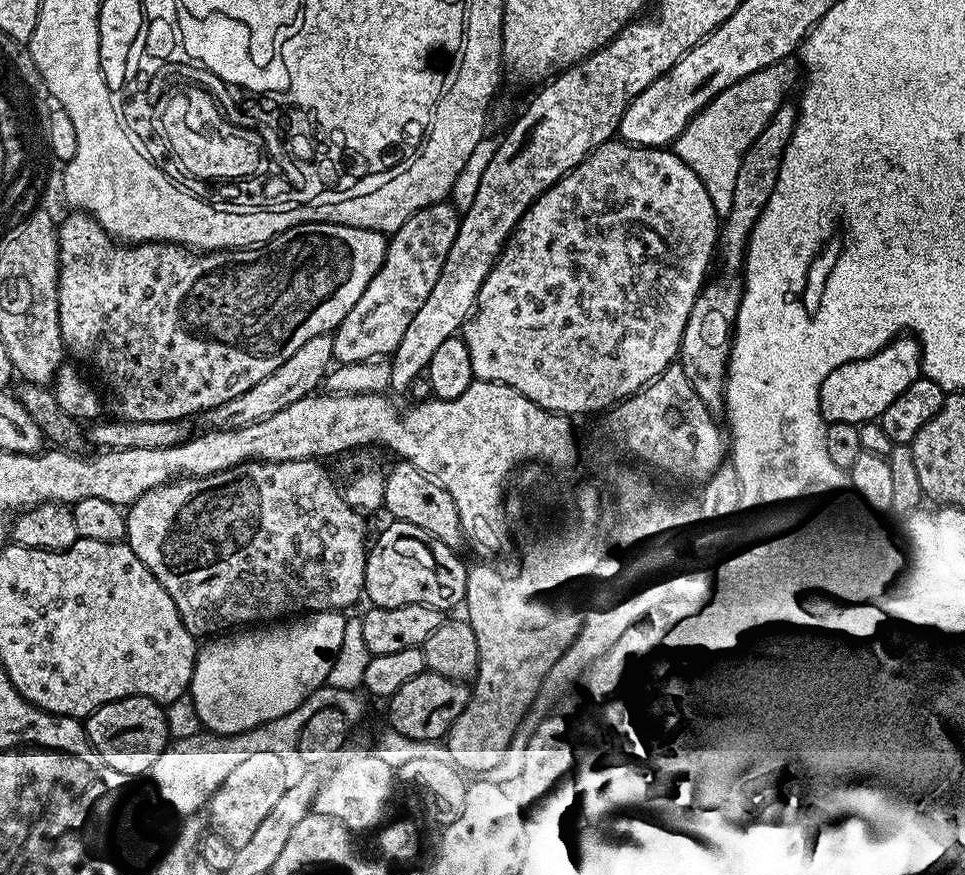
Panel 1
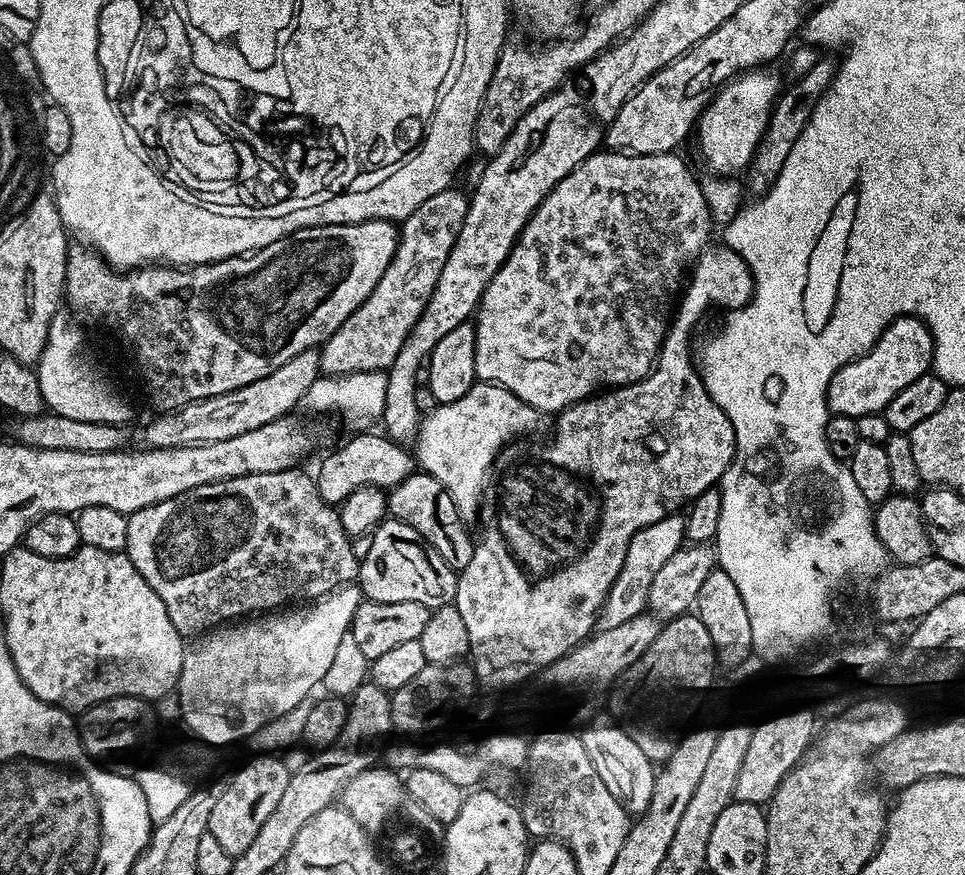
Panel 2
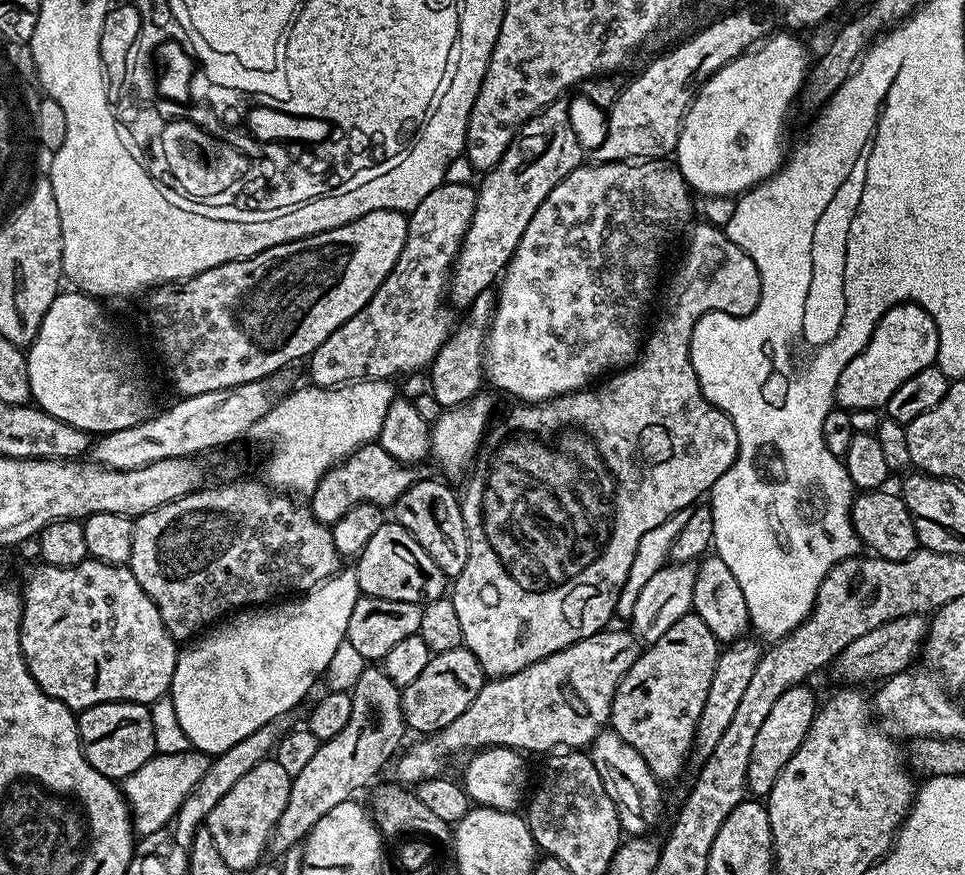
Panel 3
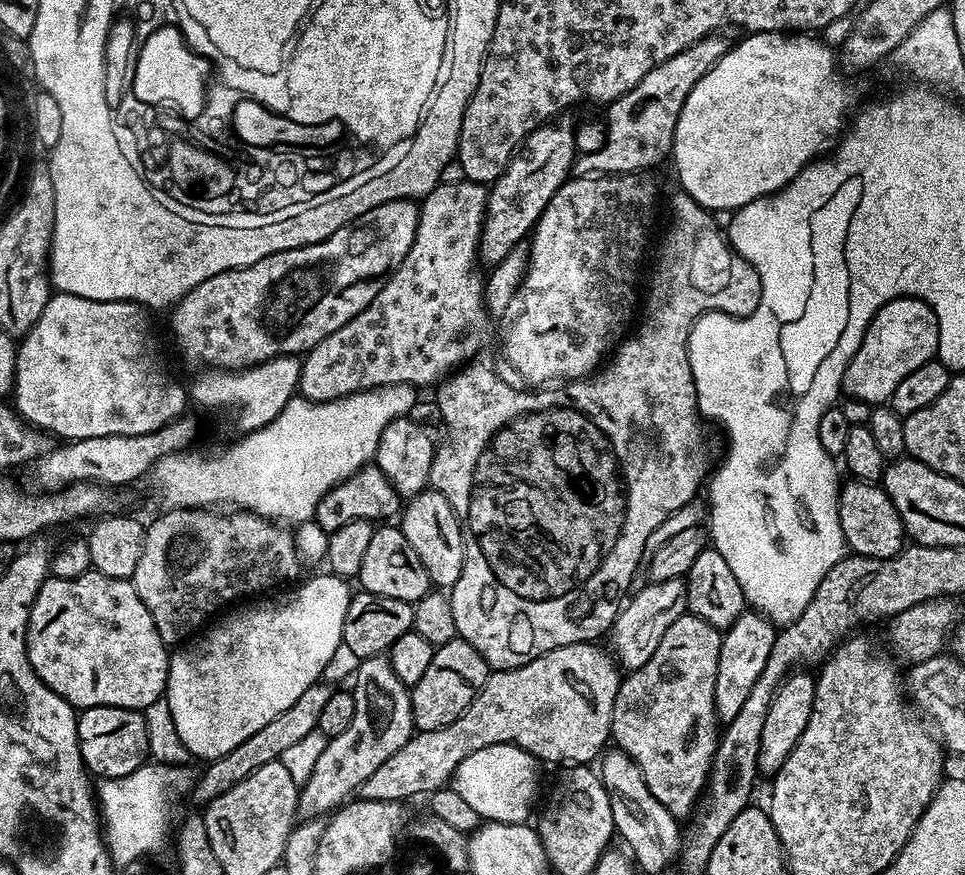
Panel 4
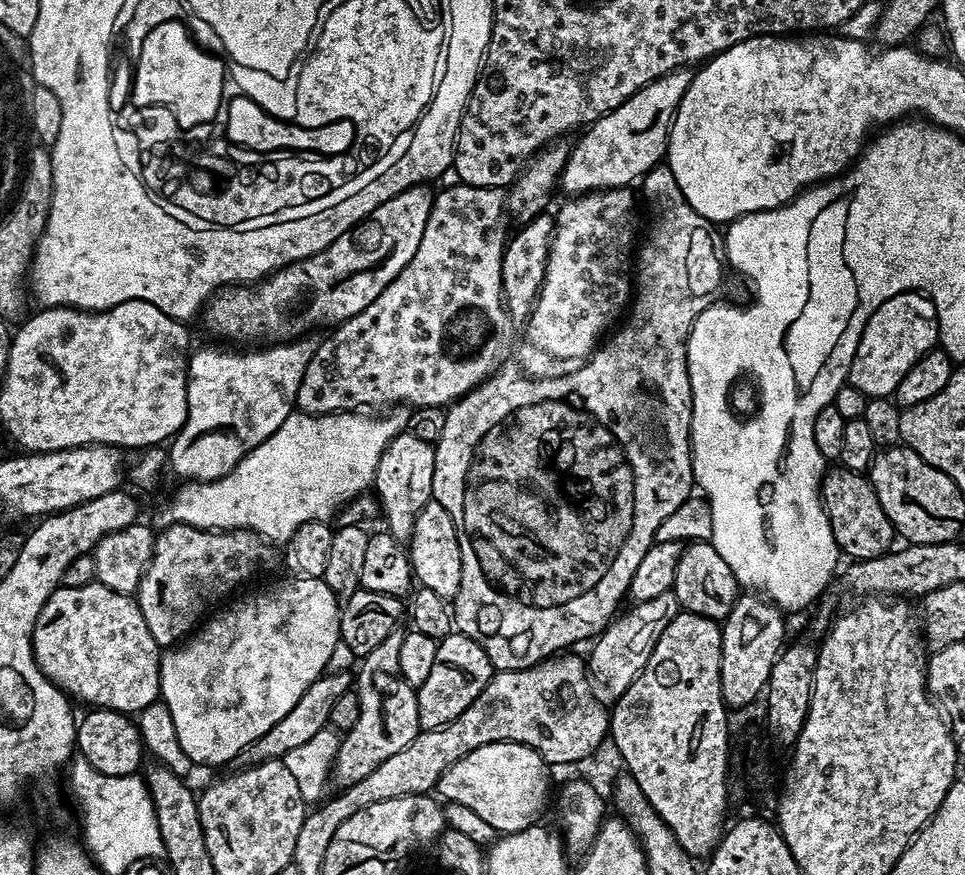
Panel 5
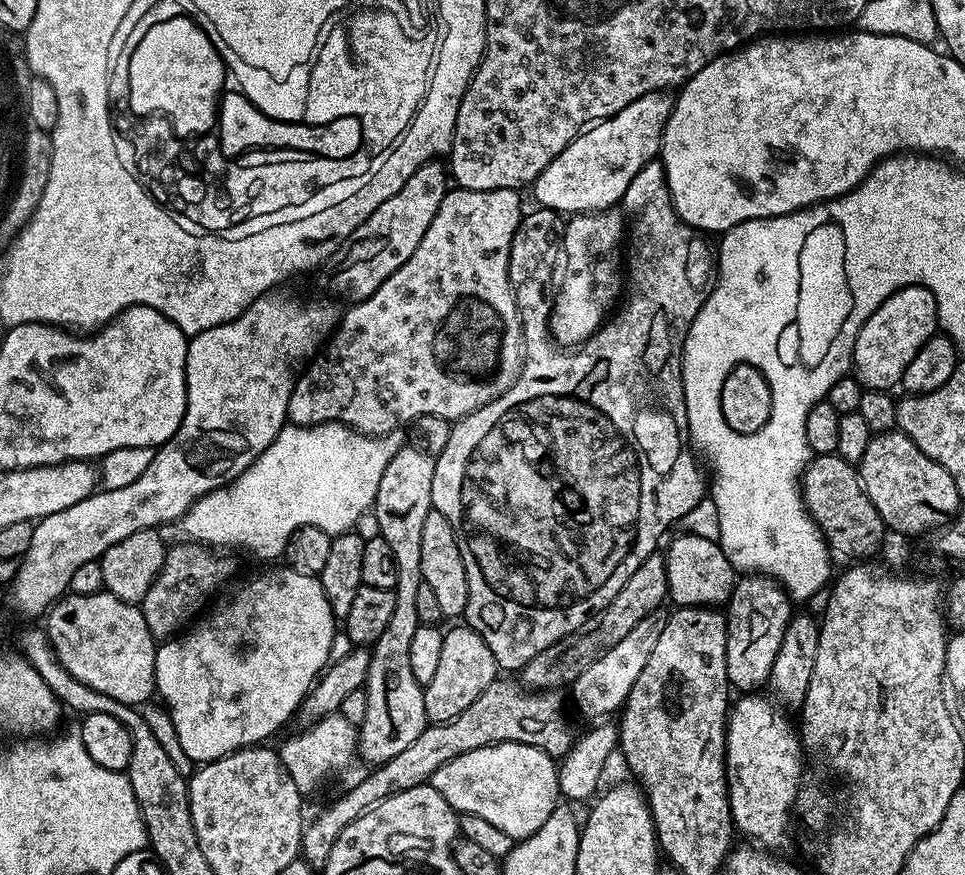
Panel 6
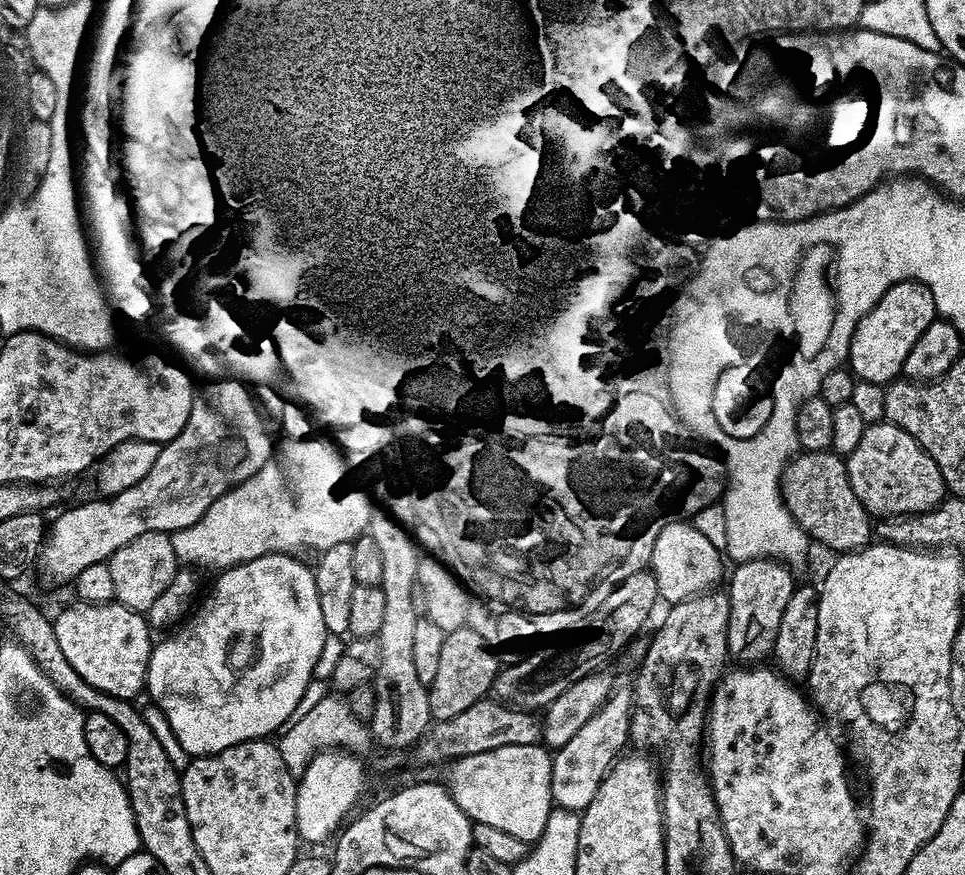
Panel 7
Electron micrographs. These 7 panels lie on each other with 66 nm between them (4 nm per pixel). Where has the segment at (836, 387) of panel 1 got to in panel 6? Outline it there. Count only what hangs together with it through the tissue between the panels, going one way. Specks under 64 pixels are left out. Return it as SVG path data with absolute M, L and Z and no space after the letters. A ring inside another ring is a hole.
M917 286L898 290L886 298L886 302L882 302L878 310L866 318L862 330L858 330L851 366L856 381L865 389L895 389L906 366L910 366L910 358L914 358L921 346L937 332L936 299L929 288Z

